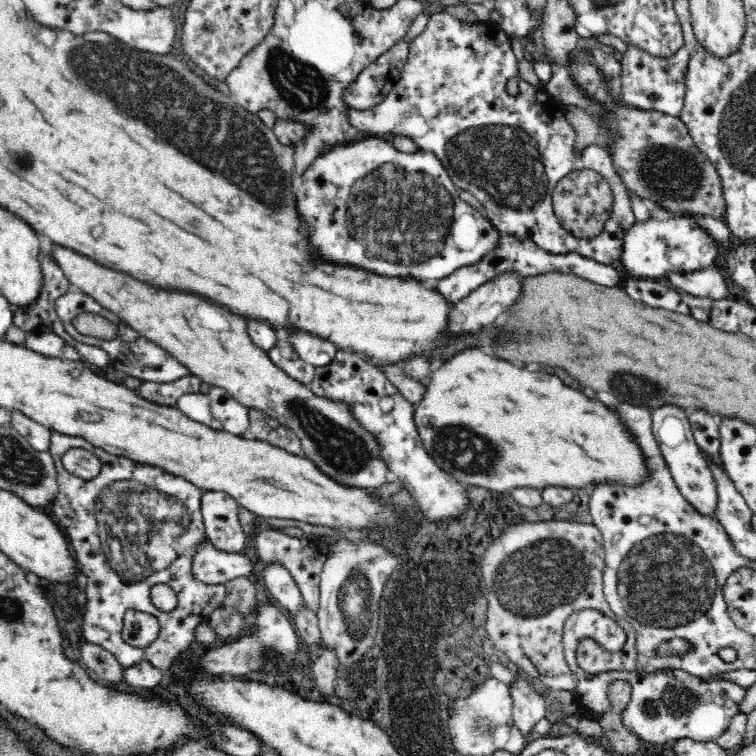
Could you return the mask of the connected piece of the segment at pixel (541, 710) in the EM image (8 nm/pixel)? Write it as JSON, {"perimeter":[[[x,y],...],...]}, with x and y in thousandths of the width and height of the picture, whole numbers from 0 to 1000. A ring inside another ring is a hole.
{"perimeter":[[[688,897],[675,909],[679,926],[679,951],[683,964],[693,972],[697,980],[709,975],[706,962],[722,944],[722,929],[712,917],[710,905]]]}

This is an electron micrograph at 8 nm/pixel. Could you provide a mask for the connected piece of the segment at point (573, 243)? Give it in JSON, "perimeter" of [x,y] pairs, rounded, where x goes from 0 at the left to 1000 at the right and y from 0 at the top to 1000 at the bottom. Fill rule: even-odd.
{"perimeter":[[[590,13],[570,19],[563,32],[563,37],[553,46],[541,61],[541,74],[536,81],[533,91],[528,98],[528,103],[522,108],[522,115],[517,122],[505,132],[501,138],[484,144],[484,146],[458,146],[459,161],[474,173],[480,172],[484,176],[491,176],[492,180],[501,177],[519,176],[522,179],[534,180],[545,184],[554,193],[556,197],[573,201],[589,220],[589,224],[594,228],[599,242],[607,249],[622,254],[639,272],[640,283],[644,290],[655,299],[660,307],[671,307],[683,315],[693,315],[705,317],[709,323],[714,324],[721,332],[731,333],[733,336],[743,336],[749,333],[761,333],[770,339],[786,343],[794,349],[811,349],[817,351],[821,336],[824,332],[825,313],[833,302],[841,296],[840,283],[836,276],[836,262],[833,261],[833,251],[825,243],[825,239],[820,235],[819,229],[815,228],[812,218],[810,218],[810,210],[804,205],[804,200],[795,193],[780,190],[769,206],[759,204],[759,189],[762,187],[762,173],[759,168],[755,168],[747,163],[746,148],[750,142],[746,136],[737,136],[734,131],[718,118],[706,116],[688,106],[687,118],[688,122],[683,127],[672,124],[669,118],[669,110],[676,103],[685,101],[685,77],[677,67],[677,48],[668,44],[653,26],[646,26],[639,29],[618,29],[601,24]],[[780,224],[792,228],[799,233],[802,241],[807,245],[810,254],[811,267],[810,276],[804,291],[799,294],[799,304],[794,310],[788,310],[783,315],[765,315],[759,312],[753,304],[749,304],[737,290],[734,278],[731,276],[733,267],[730,266],[730,254],[733,247],[757,226]]]}

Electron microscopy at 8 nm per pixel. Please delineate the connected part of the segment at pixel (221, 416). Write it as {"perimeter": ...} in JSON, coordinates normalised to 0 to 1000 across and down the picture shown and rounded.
{"perimeter":[[[280,511],[274,525],[279,534],[279,546],[294,560],[295,570],[316,578],[327,578],[329,540],[308,528],[296,513]]]}

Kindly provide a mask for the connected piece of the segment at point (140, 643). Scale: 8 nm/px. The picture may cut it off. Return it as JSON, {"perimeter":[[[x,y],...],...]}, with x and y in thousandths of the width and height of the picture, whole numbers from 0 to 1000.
{"perimeter":[[[169,812],[163,821],[163,845],[175,856],[194,858],[209,844],[210,823],[200,813]]]}

